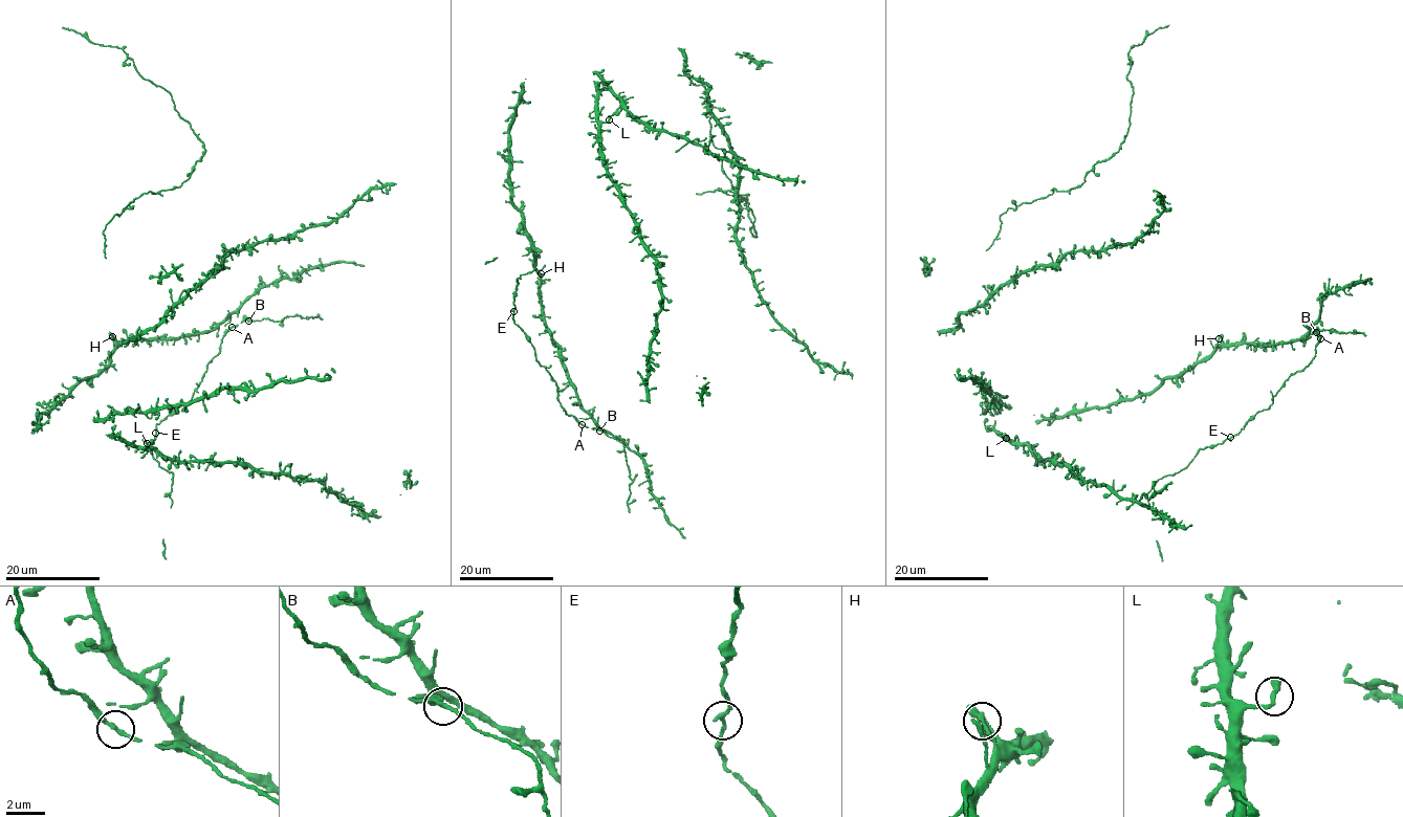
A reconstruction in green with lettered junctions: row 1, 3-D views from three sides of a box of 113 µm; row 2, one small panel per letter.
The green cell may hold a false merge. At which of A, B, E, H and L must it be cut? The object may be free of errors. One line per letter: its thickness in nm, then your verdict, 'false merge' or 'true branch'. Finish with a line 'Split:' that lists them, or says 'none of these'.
A: 240 nm thick; true branch
B: 240 nm thick; true branch
E: 200 nm thick; true branch
H: 280 nm thick; true branch
L: 240 nm thick; true branch
Split: none of these

